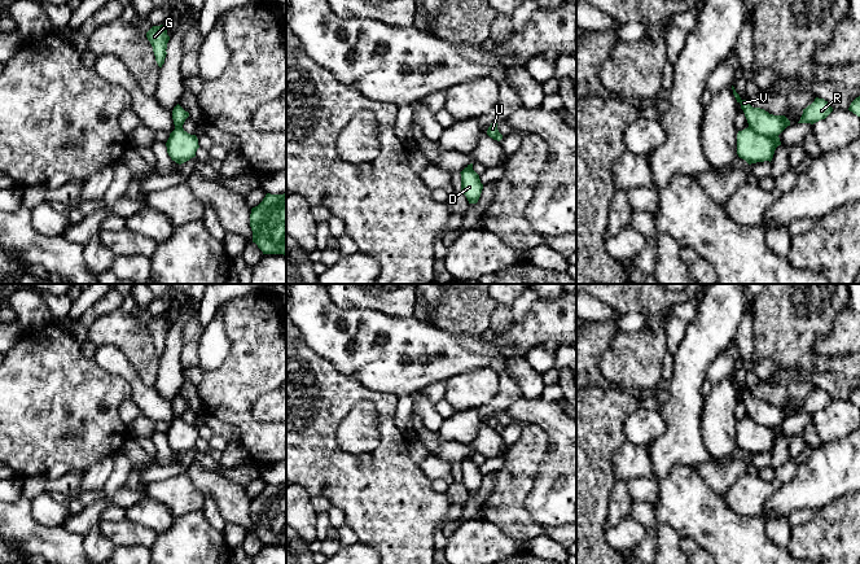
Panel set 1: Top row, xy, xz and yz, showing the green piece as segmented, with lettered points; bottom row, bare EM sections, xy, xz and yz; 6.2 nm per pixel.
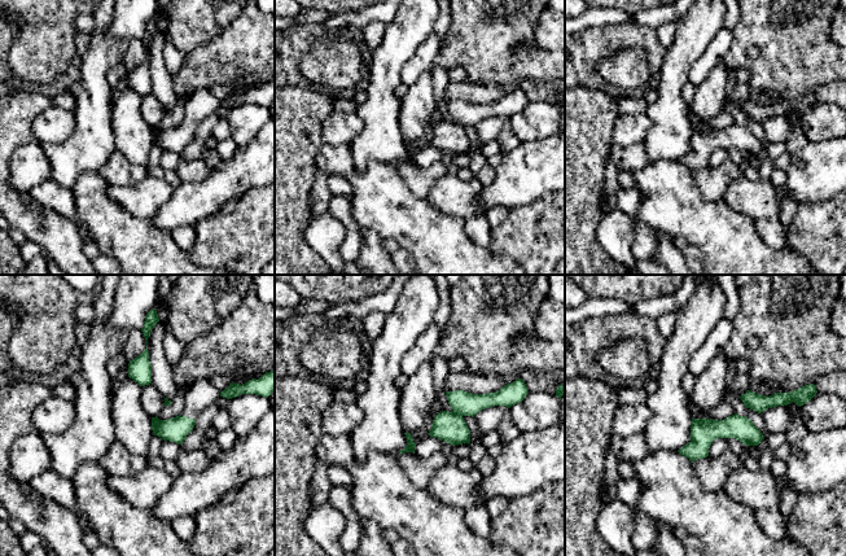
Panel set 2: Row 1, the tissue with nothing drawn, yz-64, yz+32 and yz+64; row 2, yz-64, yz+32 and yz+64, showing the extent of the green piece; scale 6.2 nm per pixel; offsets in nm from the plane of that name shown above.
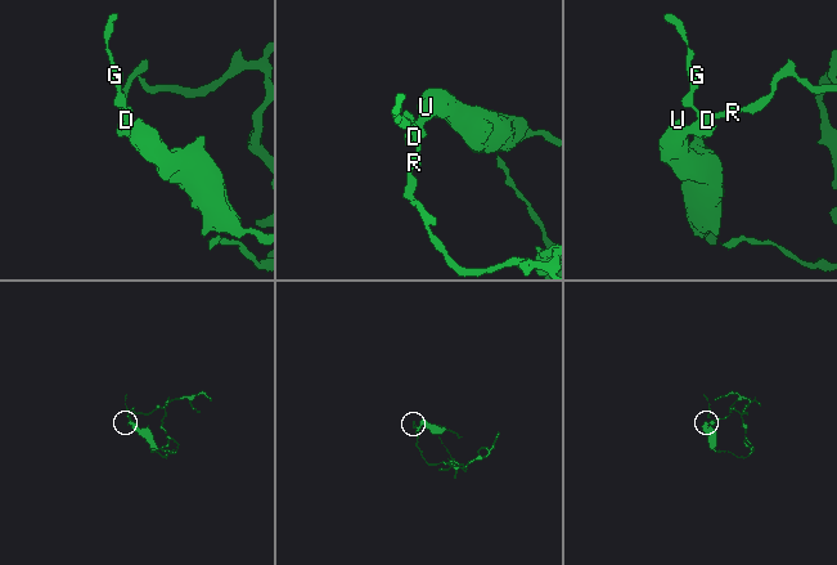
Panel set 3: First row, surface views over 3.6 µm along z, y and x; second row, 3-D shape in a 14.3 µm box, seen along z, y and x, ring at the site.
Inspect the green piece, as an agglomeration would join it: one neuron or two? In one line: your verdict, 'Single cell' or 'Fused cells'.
Fused cells

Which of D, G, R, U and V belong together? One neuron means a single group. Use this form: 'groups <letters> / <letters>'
groups D G R V / U

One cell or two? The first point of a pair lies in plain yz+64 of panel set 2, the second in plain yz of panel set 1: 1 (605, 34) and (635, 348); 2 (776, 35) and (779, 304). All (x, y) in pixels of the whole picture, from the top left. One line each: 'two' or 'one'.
1: two
2: one

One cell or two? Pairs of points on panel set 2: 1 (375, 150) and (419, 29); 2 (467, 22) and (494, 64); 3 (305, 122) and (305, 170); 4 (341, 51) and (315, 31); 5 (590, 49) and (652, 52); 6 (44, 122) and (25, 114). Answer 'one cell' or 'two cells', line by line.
1: one cell
2: one cell
3: one cell
4: two cells
5: one cell
6: two cells

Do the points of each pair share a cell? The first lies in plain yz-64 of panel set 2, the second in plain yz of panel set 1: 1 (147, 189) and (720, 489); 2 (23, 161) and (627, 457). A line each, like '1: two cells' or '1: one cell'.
1: two cells
2: one cell

